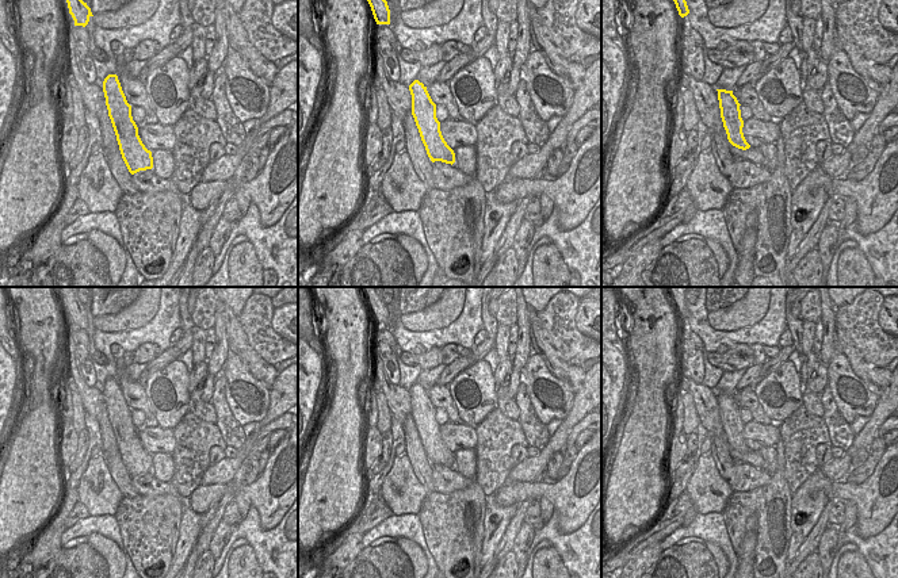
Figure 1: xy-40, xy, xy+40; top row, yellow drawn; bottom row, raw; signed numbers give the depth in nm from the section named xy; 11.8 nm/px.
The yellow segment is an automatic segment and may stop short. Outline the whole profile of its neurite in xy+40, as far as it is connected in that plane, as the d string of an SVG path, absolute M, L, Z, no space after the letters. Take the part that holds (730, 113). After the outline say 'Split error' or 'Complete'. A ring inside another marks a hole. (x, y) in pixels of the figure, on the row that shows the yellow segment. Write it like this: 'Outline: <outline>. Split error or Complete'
Outline: M717 89L717 91L718 91L718 100L721 108L721 118L729 142L738 149L742 150L749 149L750 145L746 142L742 133L744 120L741 118L741 110L740 110L741 104L738 103L737 97L733 95L733 91L726 91L726 89Z. Complete.

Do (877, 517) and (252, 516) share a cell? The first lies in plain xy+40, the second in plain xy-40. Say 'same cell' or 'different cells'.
different cells

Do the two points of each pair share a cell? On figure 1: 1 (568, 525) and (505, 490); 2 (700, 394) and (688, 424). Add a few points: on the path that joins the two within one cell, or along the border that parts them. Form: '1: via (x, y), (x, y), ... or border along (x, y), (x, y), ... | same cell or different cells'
1: via (565, 506), (549, 490), (524, 490) | same cell
2: border along (690, 390), (700, 423) | different cells

